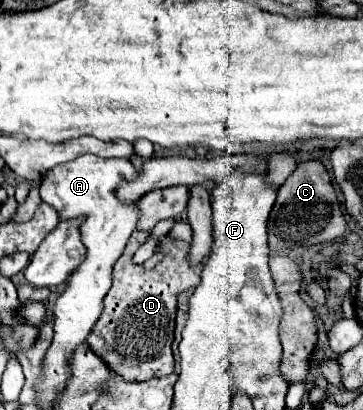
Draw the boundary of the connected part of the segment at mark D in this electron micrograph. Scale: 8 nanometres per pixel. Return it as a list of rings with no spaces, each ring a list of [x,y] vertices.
[[[134,232],[126,244],[124,254],[118,258],[114,264],[112,272],[112,288],[104,296],[104,310],[98,318],[98,322],[92,328],[92,334],[98,338],[104,338],[106,344],[102,352],[96,352],[118,376],[122,376],[128,382],[142,382],[152,376],[166,376],[174,372],[174,356],[172,356],[172,340],[174,340],[174,318],[176,318],[176,296],[186,290],[186,288],[196,288],[200,282],[200,270],[202,268],[192,268],[186,262],[188,254],[188,244],[186,242],[172,242],[168,238],[162,238],[160,242],[166,246],[166,258],[152,270],[142,270],[142,266],[132,264],[132,254],[140,244],[144,244],[148,238],[148,232]]]

